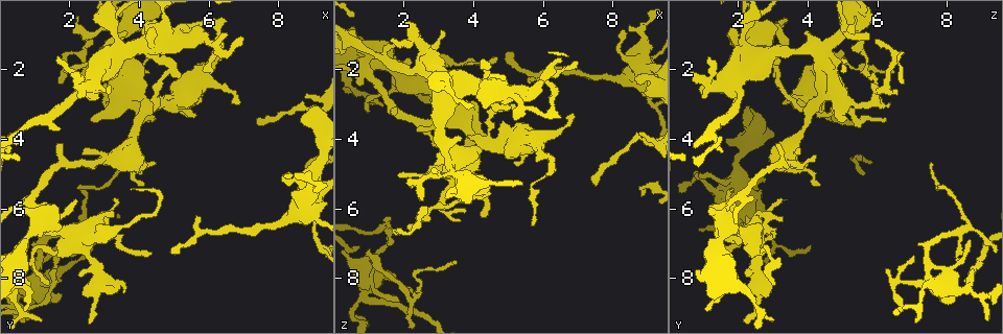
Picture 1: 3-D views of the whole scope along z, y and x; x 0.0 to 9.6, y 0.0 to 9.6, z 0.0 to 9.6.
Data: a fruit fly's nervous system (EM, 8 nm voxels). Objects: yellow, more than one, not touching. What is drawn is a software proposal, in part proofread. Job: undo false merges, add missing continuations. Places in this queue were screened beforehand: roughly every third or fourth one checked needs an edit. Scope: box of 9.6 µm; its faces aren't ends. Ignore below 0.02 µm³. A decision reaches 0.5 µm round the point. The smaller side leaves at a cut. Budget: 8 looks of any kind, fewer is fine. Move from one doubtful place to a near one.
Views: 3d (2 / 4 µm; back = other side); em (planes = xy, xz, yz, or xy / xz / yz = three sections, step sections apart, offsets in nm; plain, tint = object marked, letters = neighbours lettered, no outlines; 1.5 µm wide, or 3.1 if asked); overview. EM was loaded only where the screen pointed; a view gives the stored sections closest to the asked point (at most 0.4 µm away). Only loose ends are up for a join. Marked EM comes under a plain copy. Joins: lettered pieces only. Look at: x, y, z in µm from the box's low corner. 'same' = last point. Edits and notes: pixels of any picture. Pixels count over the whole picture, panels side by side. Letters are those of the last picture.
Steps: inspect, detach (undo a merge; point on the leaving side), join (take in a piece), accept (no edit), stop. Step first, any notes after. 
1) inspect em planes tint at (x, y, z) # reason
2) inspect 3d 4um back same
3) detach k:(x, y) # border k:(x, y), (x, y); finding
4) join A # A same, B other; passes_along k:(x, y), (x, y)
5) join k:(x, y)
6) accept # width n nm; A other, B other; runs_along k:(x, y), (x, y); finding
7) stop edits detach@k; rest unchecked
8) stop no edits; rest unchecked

inspect 3d 4um at (8.70, 2.85, 3.80) # free end

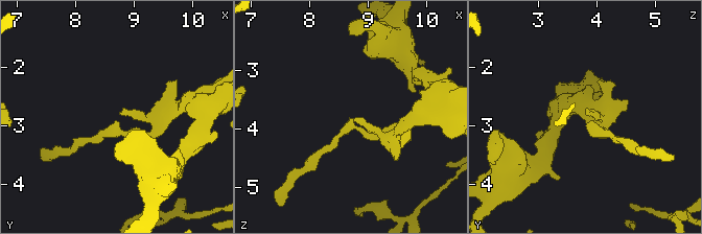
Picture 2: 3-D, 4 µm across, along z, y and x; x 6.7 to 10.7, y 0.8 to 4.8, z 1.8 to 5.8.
inspect em planes letters at (8.75, 2.80, 3.85)

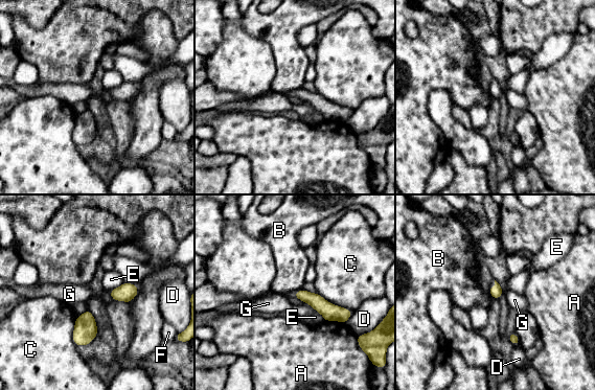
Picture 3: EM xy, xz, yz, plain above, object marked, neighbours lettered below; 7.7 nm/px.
accept # A other, B other, C other, D other, E other, F other, G other; border 3:(302, 289), (296, 292); none of them fits

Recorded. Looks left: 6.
inspect 3d 2um at (5.00, 7.25, 1.50) # an open end

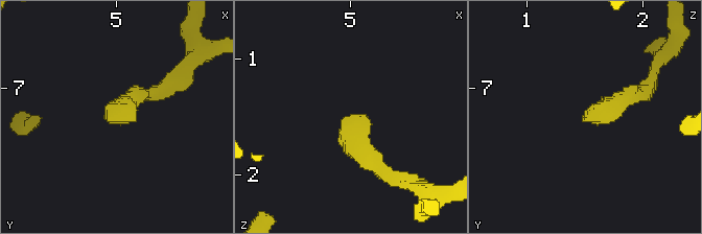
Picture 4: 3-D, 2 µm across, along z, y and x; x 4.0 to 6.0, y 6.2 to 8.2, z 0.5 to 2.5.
inspect em xy step 8 tint at (5.06, 7.26, 1.46) # now the EM

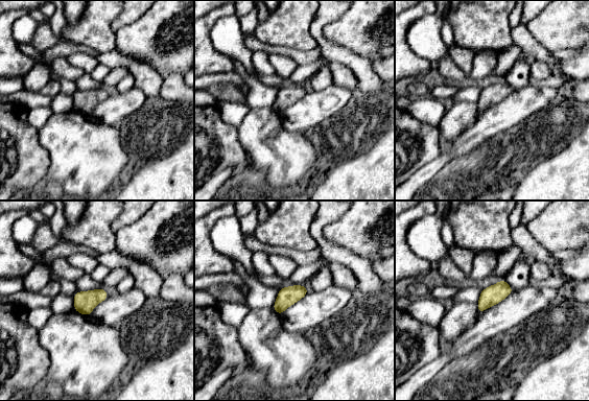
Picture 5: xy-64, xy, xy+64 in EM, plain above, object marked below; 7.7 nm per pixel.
inspect em planes letters same

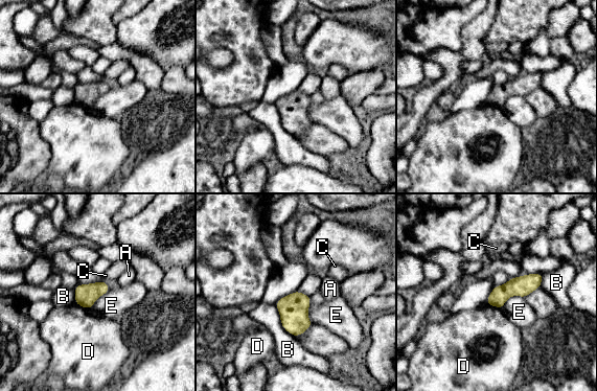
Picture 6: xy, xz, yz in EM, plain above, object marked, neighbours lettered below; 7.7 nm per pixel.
accept # A other, B other, C other, D other, E other; runs_along 6:(540, 275), (489, 302); none of them fits

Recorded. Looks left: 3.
inspect 3d 2um at (1.70, 1.60, 1.15) # thin end

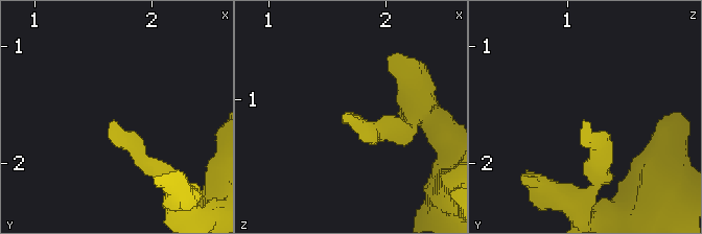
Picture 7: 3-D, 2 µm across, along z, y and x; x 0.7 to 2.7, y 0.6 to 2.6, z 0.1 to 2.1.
inspect em planes letters at (1.66, 1.64, 1.14)

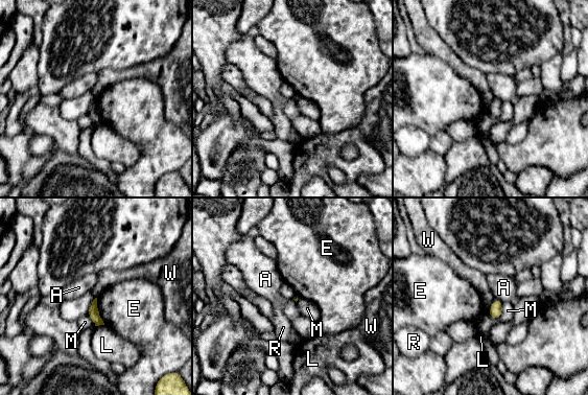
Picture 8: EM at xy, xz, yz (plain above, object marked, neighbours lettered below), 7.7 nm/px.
accept # longest_contact E 220 nm; A other, E other, L other, M other, R other, W other; border 8:(90, 306), (87, 312); none of them fits

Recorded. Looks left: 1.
stop no edits; rest unchecked

